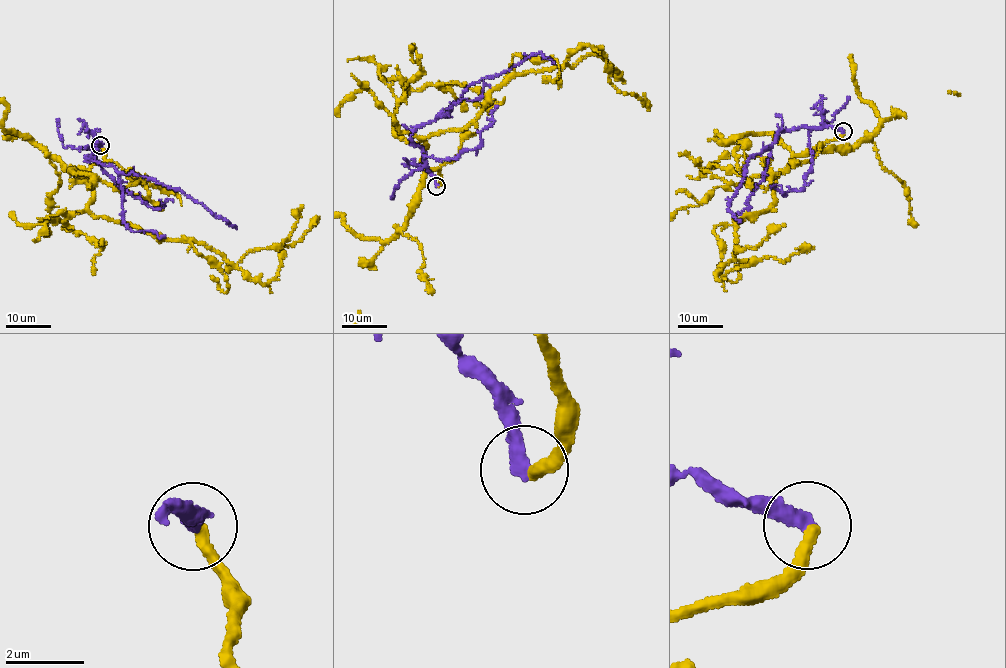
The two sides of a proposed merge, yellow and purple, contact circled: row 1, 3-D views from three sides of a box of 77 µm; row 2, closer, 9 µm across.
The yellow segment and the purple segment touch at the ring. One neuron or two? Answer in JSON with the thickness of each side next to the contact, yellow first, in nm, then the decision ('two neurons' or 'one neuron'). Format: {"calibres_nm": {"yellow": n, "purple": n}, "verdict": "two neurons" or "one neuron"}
{"calibres_nm": {"yellow": 320, "purple": 360}, "verdict": "two neurons"}

